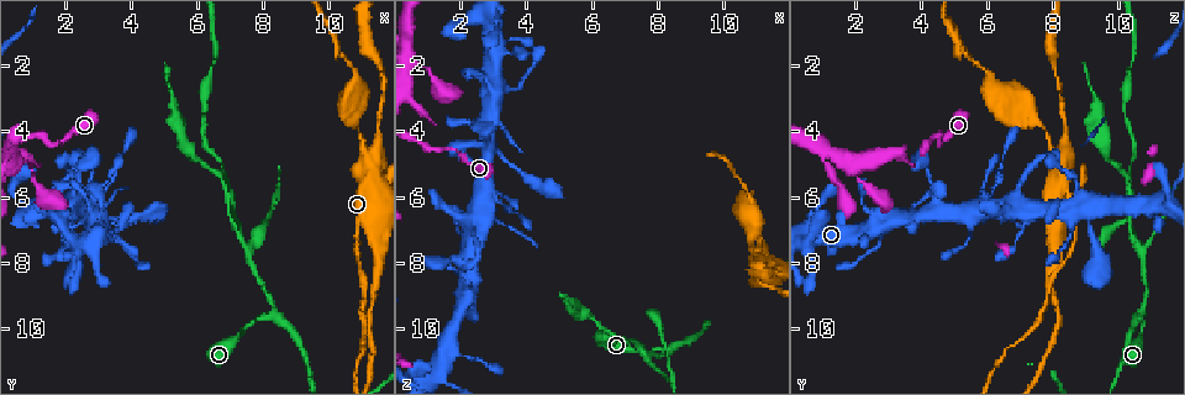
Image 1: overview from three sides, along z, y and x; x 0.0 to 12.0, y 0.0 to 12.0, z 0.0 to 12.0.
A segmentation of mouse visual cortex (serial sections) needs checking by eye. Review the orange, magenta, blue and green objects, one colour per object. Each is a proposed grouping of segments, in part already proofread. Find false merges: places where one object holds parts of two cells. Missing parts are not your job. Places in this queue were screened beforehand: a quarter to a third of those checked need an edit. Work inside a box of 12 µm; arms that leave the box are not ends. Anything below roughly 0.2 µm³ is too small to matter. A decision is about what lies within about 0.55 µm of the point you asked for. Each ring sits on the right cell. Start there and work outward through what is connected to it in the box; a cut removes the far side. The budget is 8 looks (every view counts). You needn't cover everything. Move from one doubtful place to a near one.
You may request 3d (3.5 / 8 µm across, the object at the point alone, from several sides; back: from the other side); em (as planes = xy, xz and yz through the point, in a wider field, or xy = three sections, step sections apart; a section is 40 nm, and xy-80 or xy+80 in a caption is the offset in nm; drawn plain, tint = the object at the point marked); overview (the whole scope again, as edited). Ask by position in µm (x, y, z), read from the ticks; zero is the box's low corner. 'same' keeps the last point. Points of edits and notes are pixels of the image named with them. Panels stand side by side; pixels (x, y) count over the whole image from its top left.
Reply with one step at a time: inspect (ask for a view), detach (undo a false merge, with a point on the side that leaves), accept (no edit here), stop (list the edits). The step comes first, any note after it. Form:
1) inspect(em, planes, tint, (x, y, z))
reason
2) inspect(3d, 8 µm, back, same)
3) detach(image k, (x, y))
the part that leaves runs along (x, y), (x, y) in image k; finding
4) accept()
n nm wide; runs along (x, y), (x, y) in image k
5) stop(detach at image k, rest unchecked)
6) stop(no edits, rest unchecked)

inspect(3d, 3.5 µm, (1.7, 4.4, 4.5))
sharp bend

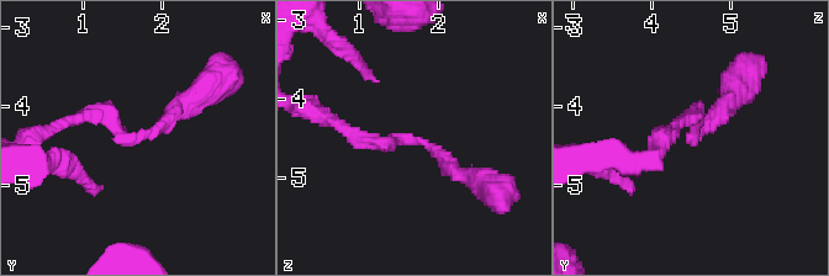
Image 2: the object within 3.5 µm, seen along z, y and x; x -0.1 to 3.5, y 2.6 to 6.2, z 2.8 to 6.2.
inspect(em, xy, step 1, tint, (1.75, 4.35, 4.50))

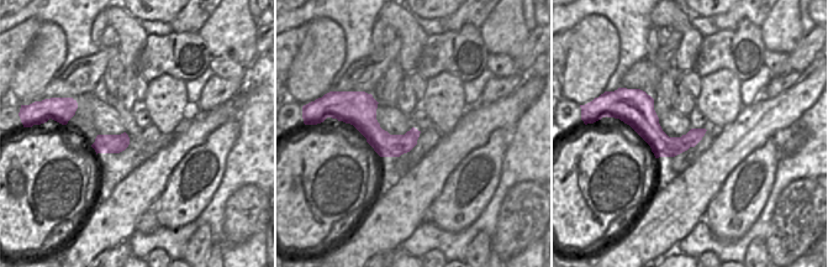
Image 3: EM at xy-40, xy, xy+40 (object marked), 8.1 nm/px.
accept()
200 nm wide; runs along (479, 181), (422, 141), (346, 131) in image 2; continuous, no second cell

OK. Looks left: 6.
inspect(3d, 3.5 µm, (1.5, 6.0, 11.4))
arms part here

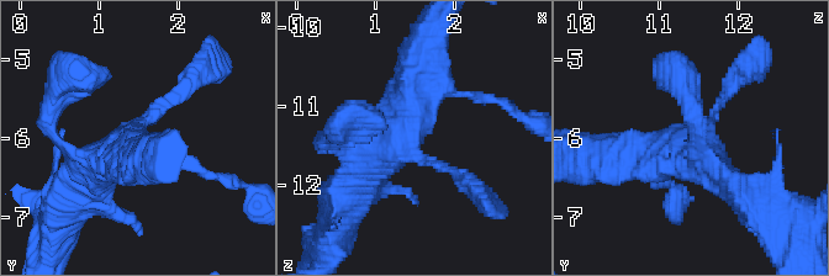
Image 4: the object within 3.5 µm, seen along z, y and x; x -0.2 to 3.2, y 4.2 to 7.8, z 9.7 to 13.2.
inspect(em, planes, tint, (1.40, 6.05, 11.30))

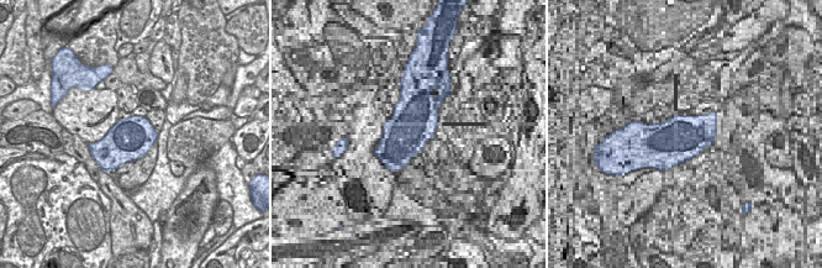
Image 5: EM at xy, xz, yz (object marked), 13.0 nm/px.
accept()
continuous, no second cell

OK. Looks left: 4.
inspect(3d, 3.5 µm, back, (8.3, 9.6, 10.6))
three arms meet

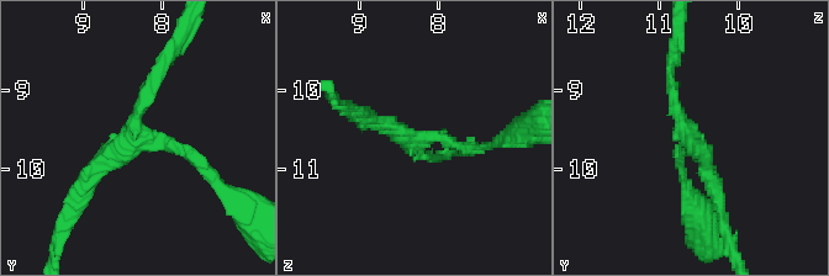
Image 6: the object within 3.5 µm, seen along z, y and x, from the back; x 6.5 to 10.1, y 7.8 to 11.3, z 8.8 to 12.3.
inspect(em, xy, step 1, tint, (8.25, 9.55, 10.65))
3 arms; arms of 150, 150, 200 nm

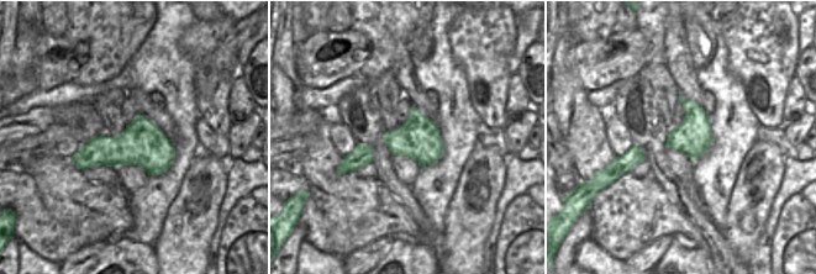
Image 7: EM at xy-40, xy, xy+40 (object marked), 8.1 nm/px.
accept()
runs along (207, 170), (136, 132), (162, 64) in image 6; one cell here

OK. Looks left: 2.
stop(no edits, rest unchecked)

